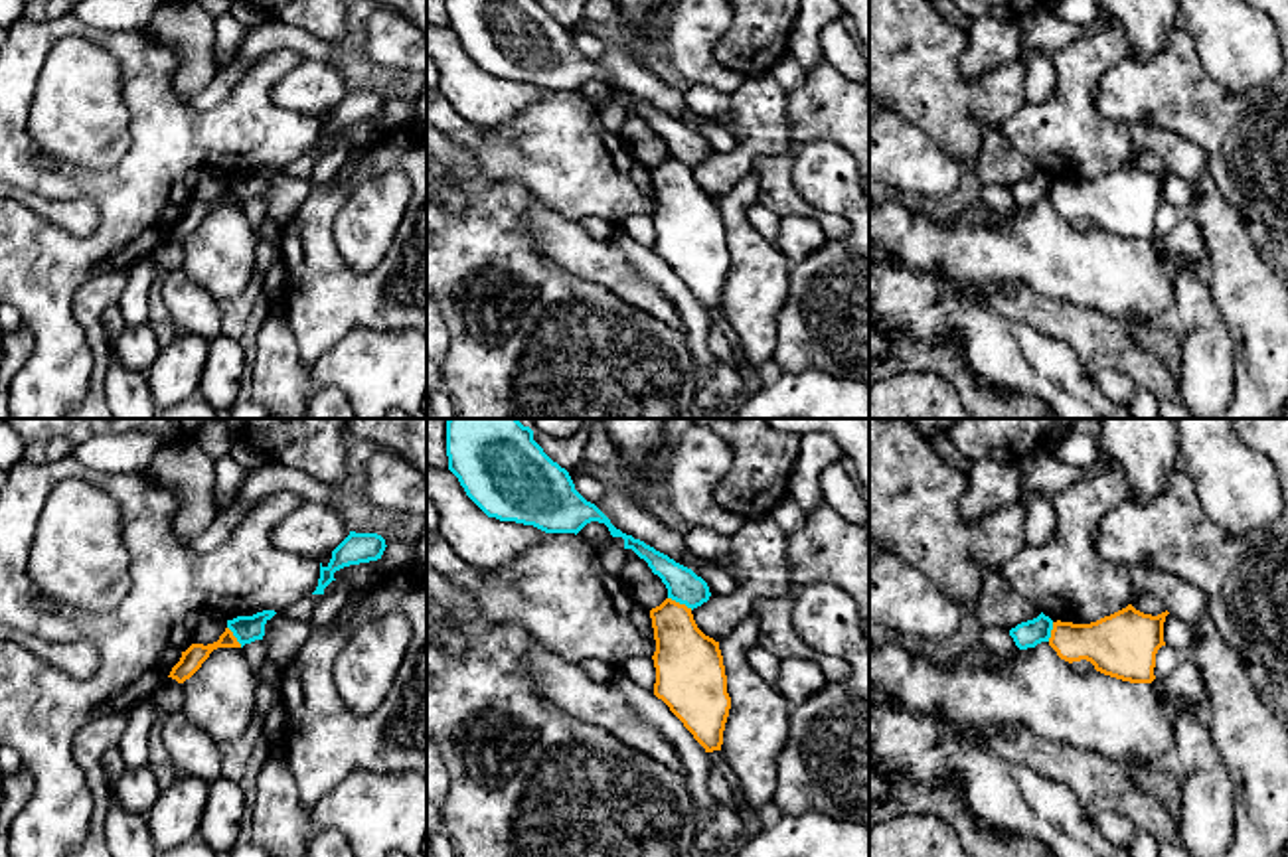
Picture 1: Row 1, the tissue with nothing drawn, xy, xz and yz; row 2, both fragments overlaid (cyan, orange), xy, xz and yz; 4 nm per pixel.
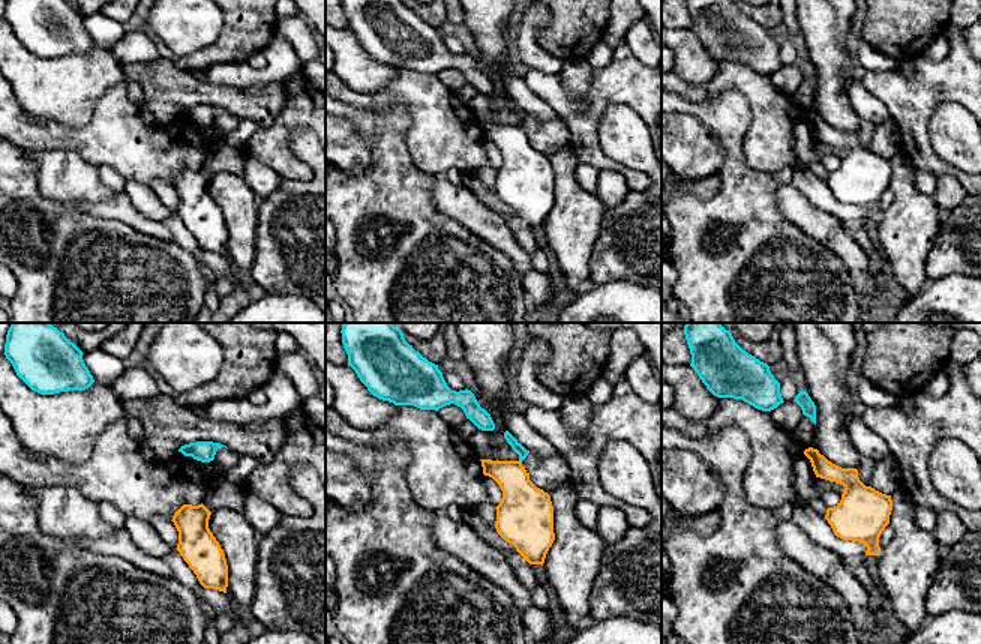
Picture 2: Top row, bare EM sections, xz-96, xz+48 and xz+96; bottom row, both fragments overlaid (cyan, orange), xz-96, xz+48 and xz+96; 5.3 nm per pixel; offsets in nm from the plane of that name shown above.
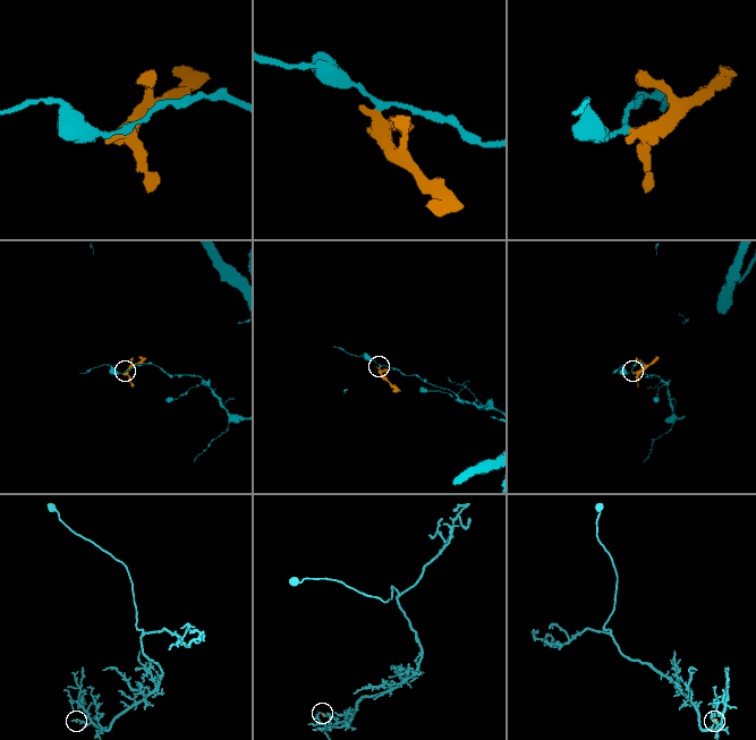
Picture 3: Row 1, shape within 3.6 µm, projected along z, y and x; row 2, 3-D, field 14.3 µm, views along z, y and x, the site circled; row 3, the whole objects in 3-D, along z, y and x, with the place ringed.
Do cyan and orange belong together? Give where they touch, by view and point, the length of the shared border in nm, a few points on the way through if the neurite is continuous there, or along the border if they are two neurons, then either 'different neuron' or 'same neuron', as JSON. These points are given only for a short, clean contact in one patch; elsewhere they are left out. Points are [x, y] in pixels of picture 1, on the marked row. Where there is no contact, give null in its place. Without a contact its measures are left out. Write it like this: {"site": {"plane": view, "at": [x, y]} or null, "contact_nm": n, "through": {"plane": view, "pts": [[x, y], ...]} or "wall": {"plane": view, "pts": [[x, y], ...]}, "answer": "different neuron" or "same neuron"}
{"site": {"plane": "xz", "at": [680, 603]}, "contact_nm": 120, "wall": {"plane": "xz", "pts": [[668, 597], [692, 609]]}, "answer": "different neuron"}

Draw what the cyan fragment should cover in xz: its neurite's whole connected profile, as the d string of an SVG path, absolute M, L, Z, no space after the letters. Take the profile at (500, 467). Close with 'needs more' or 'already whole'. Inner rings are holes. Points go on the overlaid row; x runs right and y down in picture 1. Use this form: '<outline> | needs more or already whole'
M448 419L446 421L448 470L458 478L466 496L488 515L500 521L533 525L545 533L579 533L587 523L604 523L612 537L624 539L648 563L668 588L668 598L697 608L709 600L707 583L691 569L676 563L632 535L616 529L610 519L577 490L565 468L553 462L533 440L533 430L518 419Z | already whole

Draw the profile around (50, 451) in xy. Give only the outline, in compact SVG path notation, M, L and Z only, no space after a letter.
M51 438L43 442L30 442L22 452L24 462L45 464L71 456L75 444L67 438Z

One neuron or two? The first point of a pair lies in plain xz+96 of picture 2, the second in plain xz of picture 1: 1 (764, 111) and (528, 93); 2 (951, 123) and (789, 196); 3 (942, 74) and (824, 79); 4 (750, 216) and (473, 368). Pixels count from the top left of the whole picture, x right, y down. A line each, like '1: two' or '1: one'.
1: two
2: two
3: one
4: one

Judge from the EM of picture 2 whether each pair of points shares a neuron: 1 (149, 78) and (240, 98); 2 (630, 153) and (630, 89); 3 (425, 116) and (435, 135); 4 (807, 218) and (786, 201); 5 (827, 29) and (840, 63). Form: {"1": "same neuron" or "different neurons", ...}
{"1": "same neuron", "2": "different neurons", "3": "same neuron", "4": "same neuron", "5": "same neuron"}

